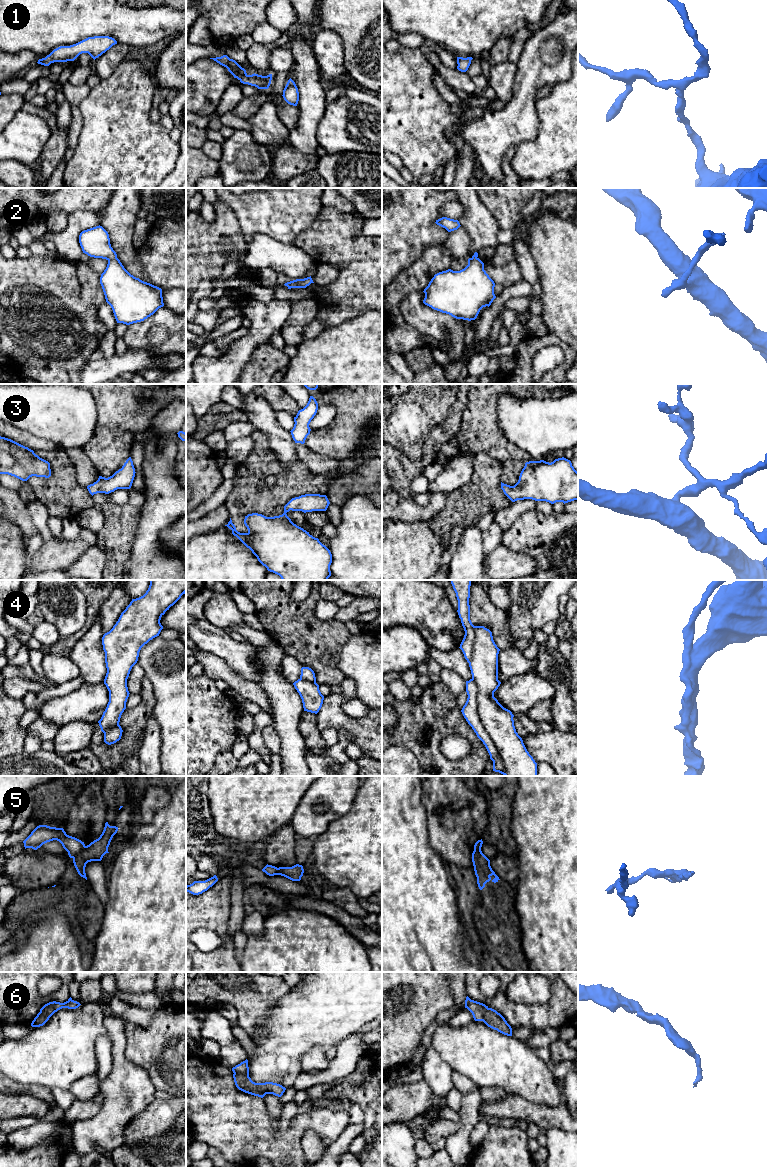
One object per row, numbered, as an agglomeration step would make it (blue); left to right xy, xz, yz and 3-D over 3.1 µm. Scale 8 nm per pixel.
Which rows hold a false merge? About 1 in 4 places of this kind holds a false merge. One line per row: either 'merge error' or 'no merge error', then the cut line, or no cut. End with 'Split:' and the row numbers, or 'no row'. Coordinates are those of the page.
1: no merge error; no cut
2: no merge error; no cut
3: no merge error; no cut
4: merge error; cut in yz along (472, 677), (477, 687), (479, 719), (499, 754), (506, 775)
5: merge error; cut in xy along (85, 846), (72, 857)
6: no merge error; no cut
Split: 4, 5

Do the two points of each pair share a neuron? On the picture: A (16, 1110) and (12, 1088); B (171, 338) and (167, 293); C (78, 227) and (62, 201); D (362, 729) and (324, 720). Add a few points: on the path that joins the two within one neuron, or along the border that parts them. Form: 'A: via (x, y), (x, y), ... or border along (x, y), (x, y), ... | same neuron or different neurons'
A: border along (10, 1093), (28, 1093), (36, 1097) | different neurons
B: border along (163, 306), (175, 313) | different neurons
C: border along (93, 211), (75, 210), (68, 215) | different neurons
D: via (353, 726), (339, 720), (333, 720) | same neuron

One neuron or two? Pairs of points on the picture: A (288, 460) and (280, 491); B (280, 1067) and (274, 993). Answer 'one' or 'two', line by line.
A: two
B: two

